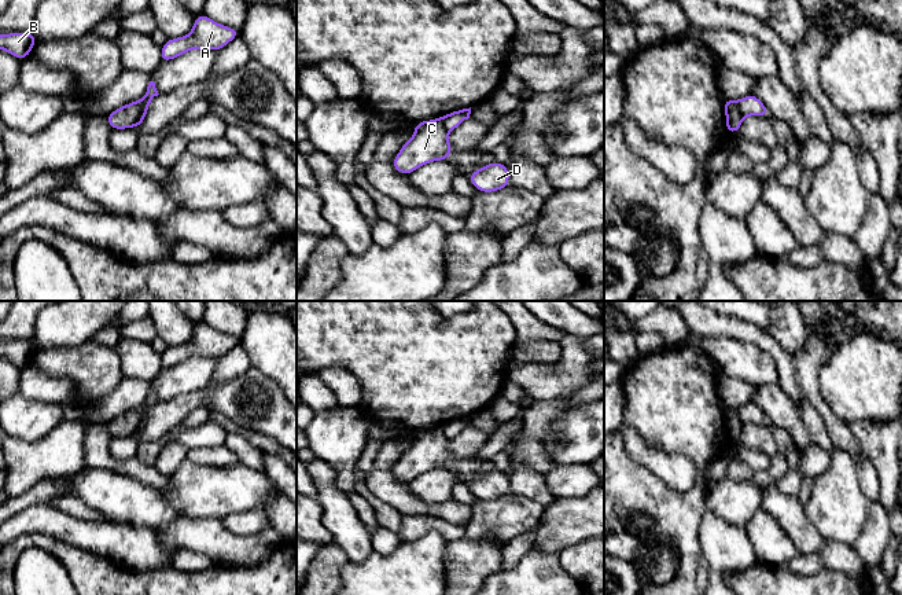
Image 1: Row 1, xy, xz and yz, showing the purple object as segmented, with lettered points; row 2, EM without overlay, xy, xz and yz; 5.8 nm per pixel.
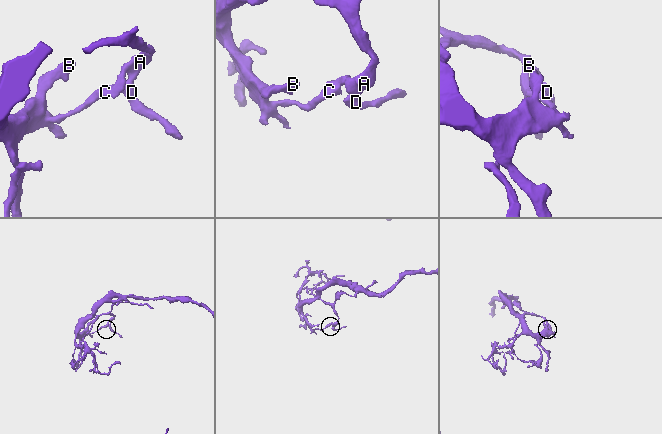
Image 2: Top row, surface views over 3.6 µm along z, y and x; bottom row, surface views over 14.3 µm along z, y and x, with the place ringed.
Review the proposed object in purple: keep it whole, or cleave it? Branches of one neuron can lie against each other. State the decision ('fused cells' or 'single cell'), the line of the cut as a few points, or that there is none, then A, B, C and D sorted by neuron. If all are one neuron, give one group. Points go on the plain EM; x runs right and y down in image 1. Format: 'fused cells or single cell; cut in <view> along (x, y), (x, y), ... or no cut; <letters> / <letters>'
fused cells; cut in xy along (143, 406), (140, 422), (133, 433); A D / B C

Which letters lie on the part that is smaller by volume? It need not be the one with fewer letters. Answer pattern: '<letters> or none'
A, D

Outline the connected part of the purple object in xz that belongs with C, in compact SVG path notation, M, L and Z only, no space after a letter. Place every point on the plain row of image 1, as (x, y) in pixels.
M442 426L415 431L415 442L404 451L393 467L395 480L410 482L432 469L445 469L454 459L448 449L449 438Z

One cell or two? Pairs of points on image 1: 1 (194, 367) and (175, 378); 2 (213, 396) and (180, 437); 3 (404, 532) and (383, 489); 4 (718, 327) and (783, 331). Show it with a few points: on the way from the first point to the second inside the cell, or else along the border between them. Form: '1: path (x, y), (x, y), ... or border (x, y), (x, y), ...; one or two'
1: path (190, 371), (183, 378), (179, 378); one
2: border (180, 423), (165, 434); two
3: border (402, 514), (431, 514), (434, 517); two
4: border (766, 331), (791, 353); two

